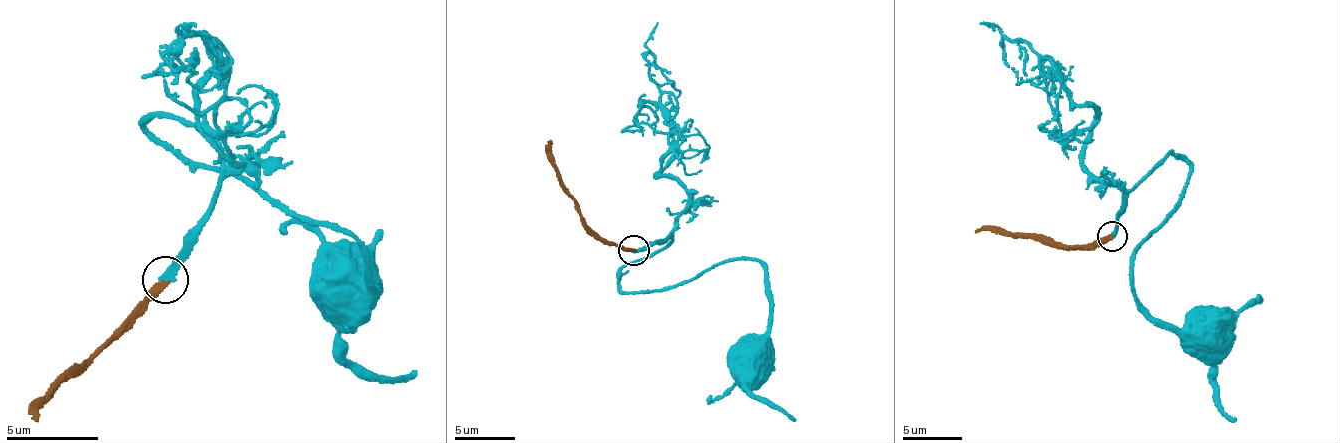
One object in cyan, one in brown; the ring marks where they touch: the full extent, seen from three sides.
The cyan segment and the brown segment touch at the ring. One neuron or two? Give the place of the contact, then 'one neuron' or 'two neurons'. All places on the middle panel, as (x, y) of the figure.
(633, 250) | one neuron

